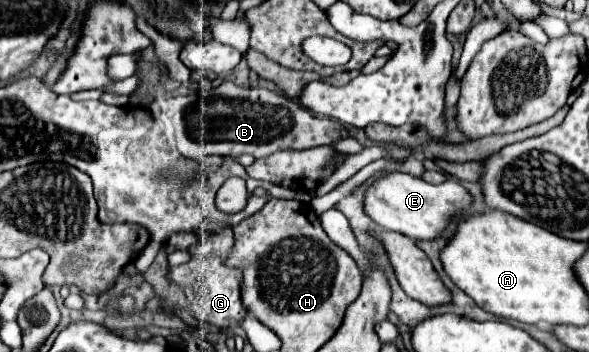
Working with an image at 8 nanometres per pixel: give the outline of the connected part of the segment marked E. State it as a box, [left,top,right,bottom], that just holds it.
[364,171,474,241]

